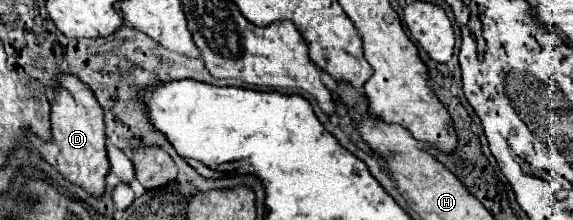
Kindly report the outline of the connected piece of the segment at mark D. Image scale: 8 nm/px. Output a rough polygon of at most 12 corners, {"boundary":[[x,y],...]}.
{"boundary":[[74,74],[50,96],[52,140],[26,136],[66,180],[102,196],[102,108]]}

